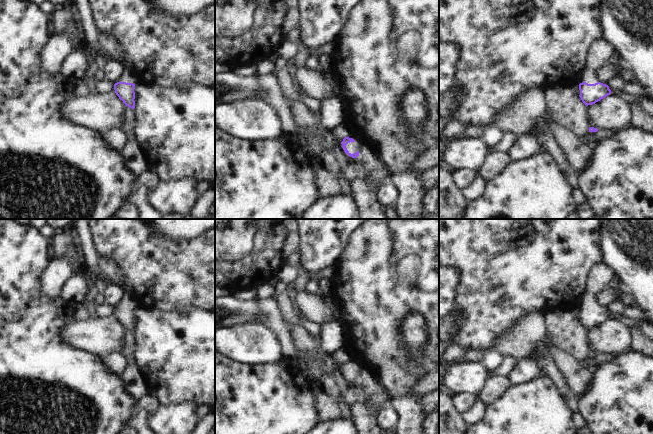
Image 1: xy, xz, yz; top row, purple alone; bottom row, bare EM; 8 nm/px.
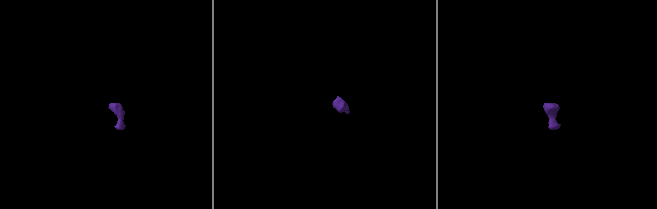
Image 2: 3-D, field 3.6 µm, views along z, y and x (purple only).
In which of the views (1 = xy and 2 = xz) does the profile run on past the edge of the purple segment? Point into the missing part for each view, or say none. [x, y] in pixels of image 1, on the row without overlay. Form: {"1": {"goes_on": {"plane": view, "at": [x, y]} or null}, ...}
{"1": {"goes_on": {"plane": "xy", "at": [127, 300]}}, "2": {"goes_on": {"plane": "xz", "at": [352, 371]}}}

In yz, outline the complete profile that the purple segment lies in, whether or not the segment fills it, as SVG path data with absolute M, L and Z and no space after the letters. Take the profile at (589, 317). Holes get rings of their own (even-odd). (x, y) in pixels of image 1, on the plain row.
M604 262L593 265L587 276L587 291L583 299L583 306L579 308L582 326L588 330L595 328L611 318L609 310L599 305L597 294L612 285L616 277Z

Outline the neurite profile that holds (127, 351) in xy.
M126 330L124 337L124 345L119 353L125 357L127 365L129 366L137 366L135 357L133 356L134 348L135 348L135 335L134 333Z

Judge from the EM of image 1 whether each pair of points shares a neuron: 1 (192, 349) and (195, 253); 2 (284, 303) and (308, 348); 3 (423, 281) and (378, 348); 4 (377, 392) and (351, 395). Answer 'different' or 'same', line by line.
1: different
2: same
3: same
4: same

